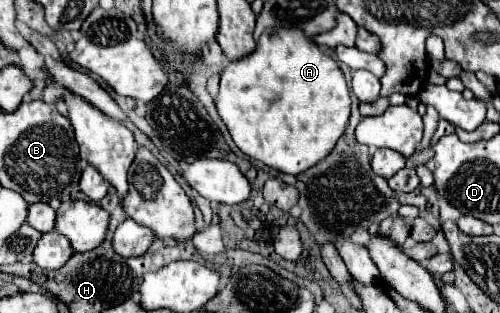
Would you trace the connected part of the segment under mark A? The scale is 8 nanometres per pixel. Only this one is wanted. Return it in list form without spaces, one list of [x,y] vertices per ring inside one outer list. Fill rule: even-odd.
[[[299,30],[263,34],[253,54],[229,62],[215,100],[239,150],[271,168],[301,174],[323,160],[345,132],[351,98],[337,62]]]

